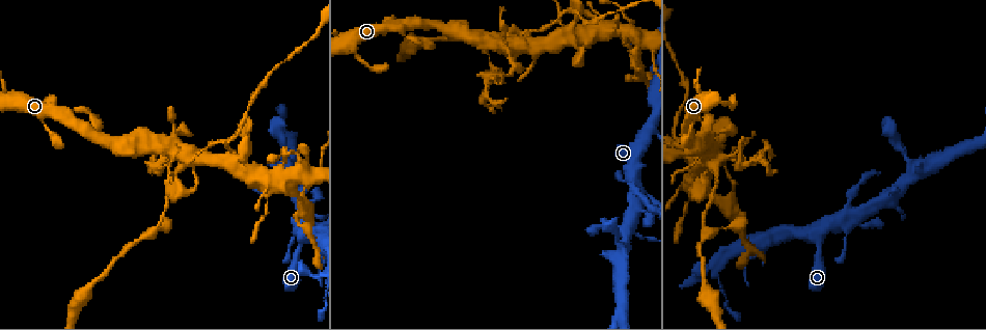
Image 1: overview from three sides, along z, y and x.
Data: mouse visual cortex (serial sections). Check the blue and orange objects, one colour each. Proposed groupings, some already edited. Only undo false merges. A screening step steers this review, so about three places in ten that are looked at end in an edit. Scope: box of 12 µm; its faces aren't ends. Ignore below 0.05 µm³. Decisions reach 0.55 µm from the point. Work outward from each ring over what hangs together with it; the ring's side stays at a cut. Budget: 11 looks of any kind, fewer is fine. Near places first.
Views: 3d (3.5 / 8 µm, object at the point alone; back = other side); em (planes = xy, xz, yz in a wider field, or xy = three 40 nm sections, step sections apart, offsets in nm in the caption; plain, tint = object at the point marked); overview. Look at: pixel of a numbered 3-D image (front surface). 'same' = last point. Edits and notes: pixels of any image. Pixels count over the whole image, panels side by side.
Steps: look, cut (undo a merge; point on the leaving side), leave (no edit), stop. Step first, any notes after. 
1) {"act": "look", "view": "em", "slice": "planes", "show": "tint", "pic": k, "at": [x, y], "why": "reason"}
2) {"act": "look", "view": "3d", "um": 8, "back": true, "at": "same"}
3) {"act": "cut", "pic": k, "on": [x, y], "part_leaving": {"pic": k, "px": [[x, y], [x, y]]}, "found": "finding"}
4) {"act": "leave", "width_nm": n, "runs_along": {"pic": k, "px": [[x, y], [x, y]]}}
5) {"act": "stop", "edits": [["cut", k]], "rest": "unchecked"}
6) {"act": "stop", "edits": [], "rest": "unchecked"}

{"act": "look", "view": "em", "slice": "planes", "show": "tint", "pic": 1, "at": [722, 101], "why": "sharp bend"}

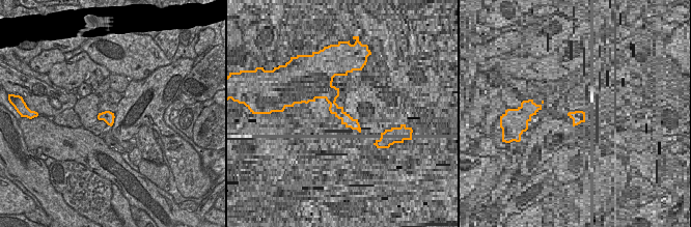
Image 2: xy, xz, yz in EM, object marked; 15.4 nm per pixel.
{"act": "look", "view": "3d", "um": 3.5, "at": "same", "why": "wider look"}

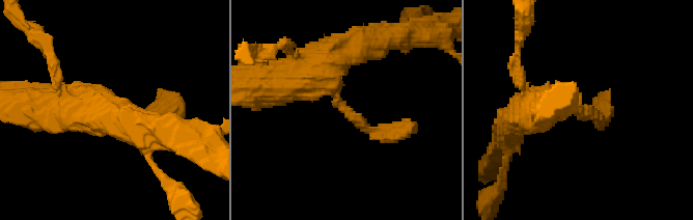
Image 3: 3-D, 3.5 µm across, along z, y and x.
{"act": "leave", "runs_along": {"pic": 3, "px": [[522, 113], [602, 107]]}, "found": "all the same cell"}

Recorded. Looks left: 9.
{"act": "look", "view": "3d", "um": 3.5, "pic": 1, "at": [678, 145]}

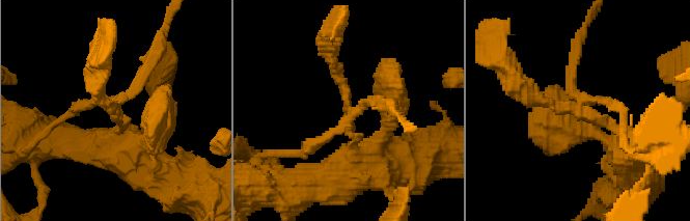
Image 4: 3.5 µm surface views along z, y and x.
{"act": "look", "view": "em", "slice": "xy", "step": 2, "show": "tint", "pic": 4, "at": [116, 111]}

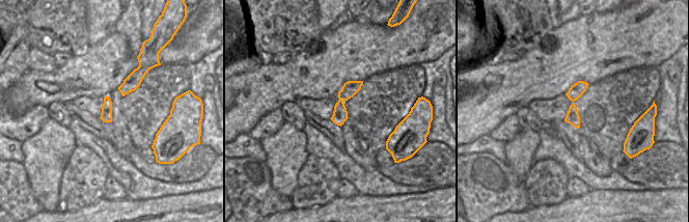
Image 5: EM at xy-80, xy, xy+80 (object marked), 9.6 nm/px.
{"act": "leave", "width_nm": 150, "runs_along": {"pic": 5, "px": [[359, 83], [342, 99], [337, 121]]}, "found": "one cell here"}

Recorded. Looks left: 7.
{"act": "look", "view": "3d", "um": 8, "pic": 1, "at": [620, 33], "why": "looks like a crossing"}

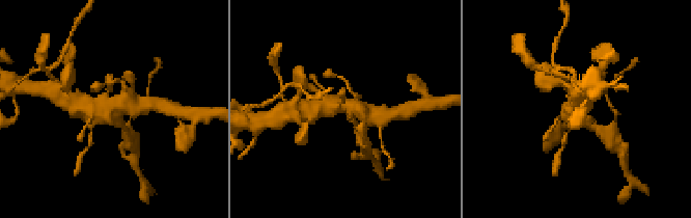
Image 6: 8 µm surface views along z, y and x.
{"act": "look", "view": "3d", "um": 3.5, "pic": 6, "at": [112, 111]}

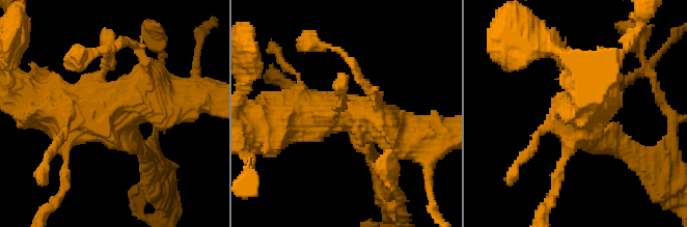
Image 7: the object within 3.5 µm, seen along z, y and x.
{"act": "look", "view": "em", "slice": "xy", "step": 2, "show": "tint", "pic": 7, "at": [116, 118]}

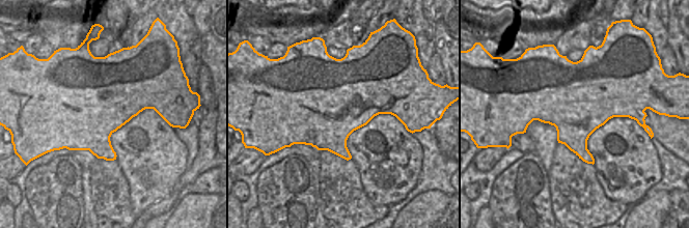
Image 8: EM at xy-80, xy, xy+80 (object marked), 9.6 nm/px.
{"act": "leave", "runs_along": {"pic": 7, "px": [[38, 101], [106, 110], [141, 151]]}, "found": "one cell here"}

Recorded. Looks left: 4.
{"act": "look", "view": "3d", "um": 3.5, "pic": 1, "at": [696, 191], "why": "thick turns thin"}

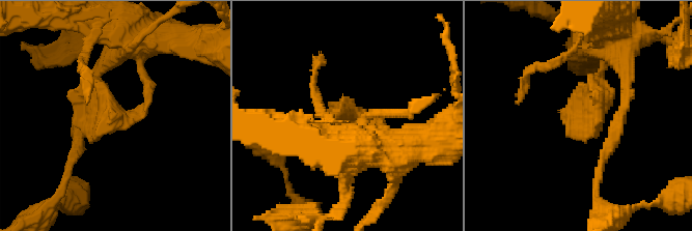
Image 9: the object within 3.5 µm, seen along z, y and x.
{"act": "look", "view": "em", "slice": "xy", "step": 5, "show": "tint", "pic": 9, "at": [579, 120]}

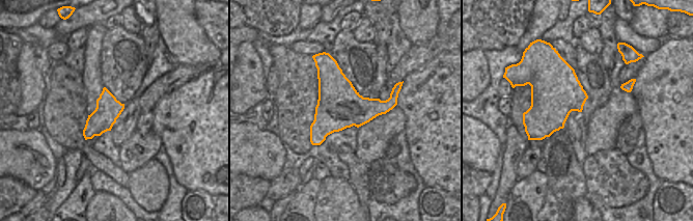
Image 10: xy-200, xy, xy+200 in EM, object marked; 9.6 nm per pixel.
{"act": "look", "view": "em", "slice": "planes", "show": "tint", "at": "same"}

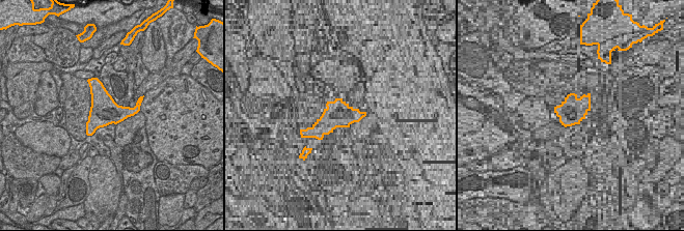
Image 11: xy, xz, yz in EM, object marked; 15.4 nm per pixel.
{"act": "leave", "runs_along": {"pic": 9, "px": [[374, 137], [300, 130]]}, "found": "one cell here"}

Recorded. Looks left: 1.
{"act": "stop", "edits": [], "rest": "unchecked"}

